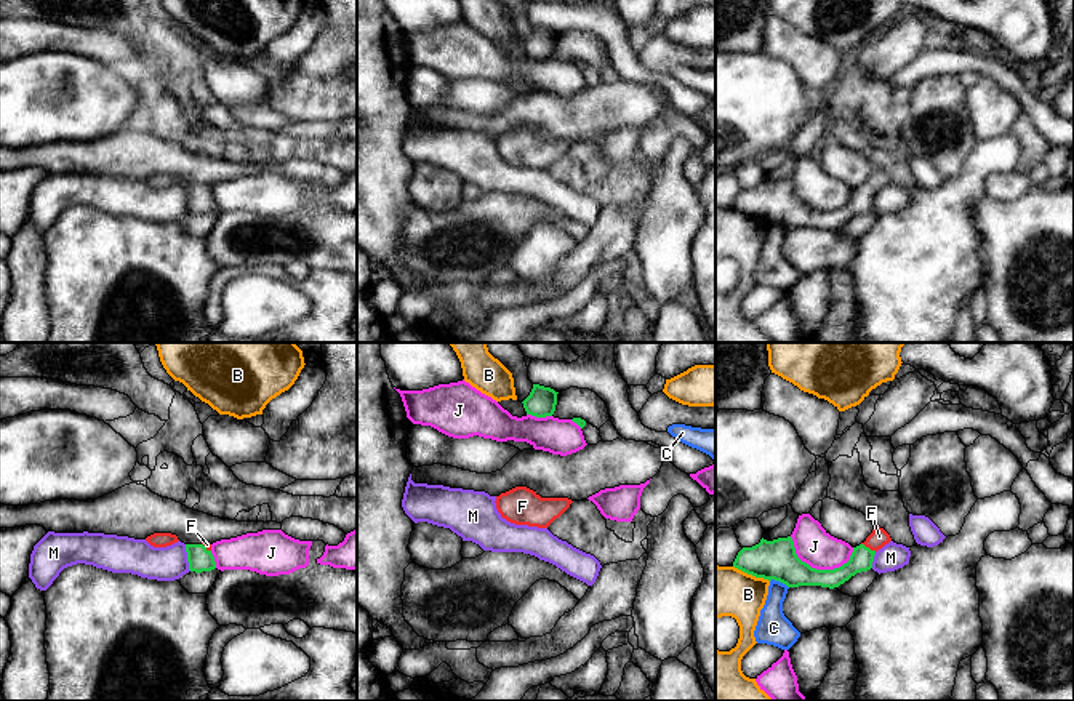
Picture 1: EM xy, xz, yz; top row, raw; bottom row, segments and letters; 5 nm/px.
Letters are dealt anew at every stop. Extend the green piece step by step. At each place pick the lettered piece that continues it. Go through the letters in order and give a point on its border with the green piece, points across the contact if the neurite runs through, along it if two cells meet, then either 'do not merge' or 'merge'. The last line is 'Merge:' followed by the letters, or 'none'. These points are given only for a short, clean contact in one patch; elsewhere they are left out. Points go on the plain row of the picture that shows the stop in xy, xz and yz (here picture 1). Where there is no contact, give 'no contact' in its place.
B: meets green in yz at (751, 215); do not merge
C: meets green in yz at (780, 223); do not merge
F: meets green in yz at (868, 189); runs through yz (861, 200), (868, 189), (879, 178); merge
J: meets green in yz at (818, 212); do not merge
M: meets green in xy at (188, 199); border along xy (184, 186), (191, 212); do not merge
Merge: F

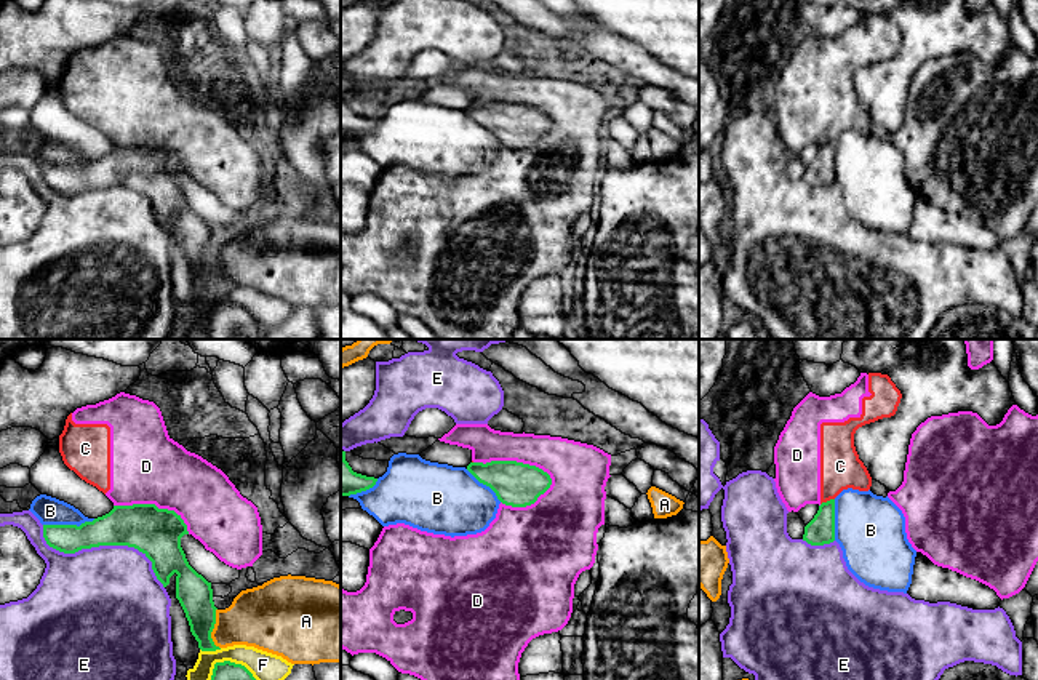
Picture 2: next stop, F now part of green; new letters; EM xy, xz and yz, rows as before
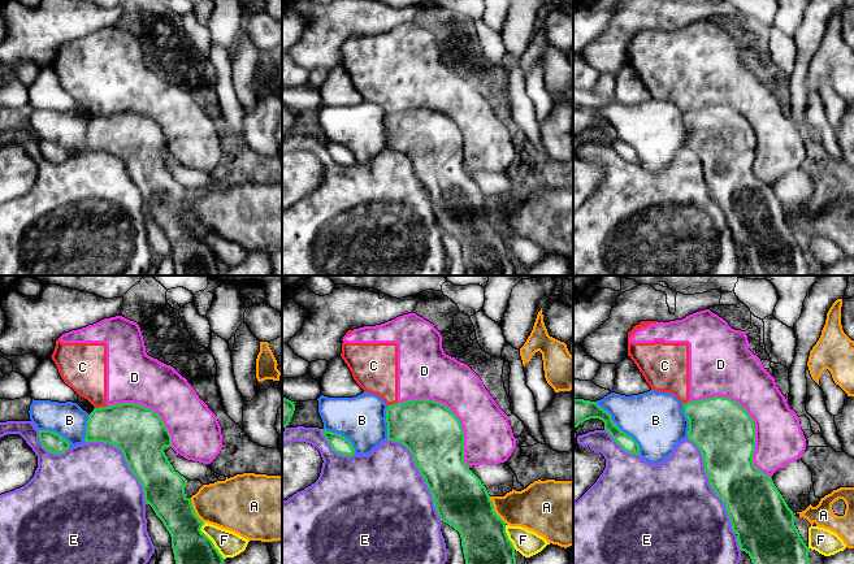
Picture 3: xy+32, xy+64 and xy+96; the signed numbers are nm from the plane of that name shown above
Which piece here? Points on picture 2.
A: meets green in xy at (213, 269); do not merge
B: meets green in xy at (69, 167); do not merge
C: meets green in yz at (827, 143); border along yz (834, 140), (821, 146); do not merge
D: meets green in xz at (515, 103); do not merge
E: meets green in xy at (103, 186); do not merge
F: meets green in xy at (210, 292); do not merge
Merge: none

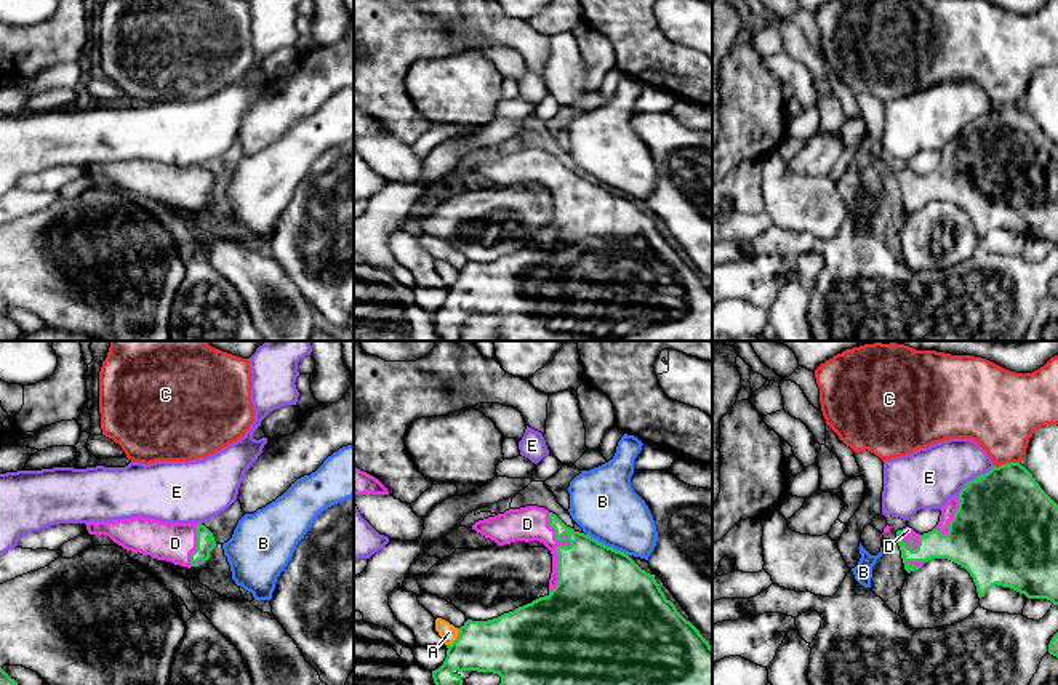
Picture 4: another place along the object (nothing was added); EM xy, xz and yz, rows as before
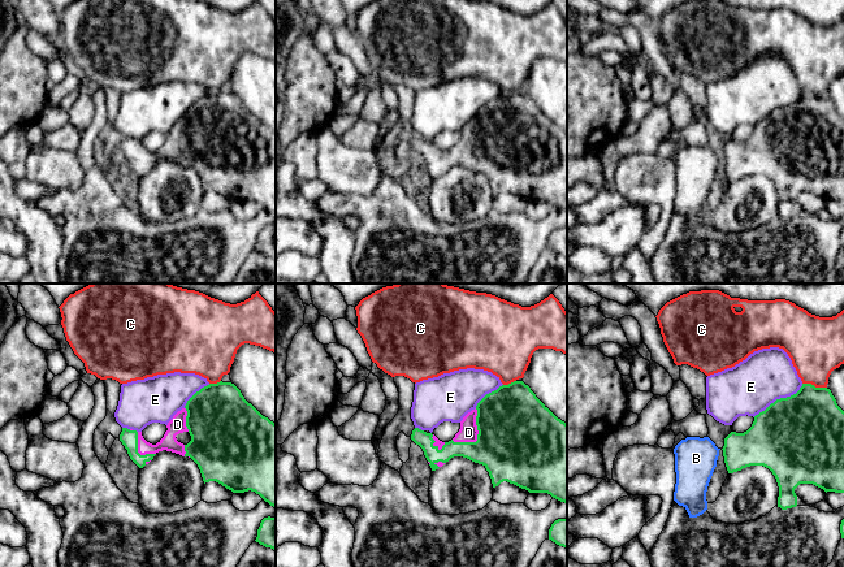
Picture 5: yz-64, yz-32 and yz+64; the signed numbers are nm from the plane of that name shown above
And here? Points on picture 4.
A: meets green in xz at (456, 280); do not merge
B: meets green in xz at (607, 188); do not merge
C: meets green in yz at (1005, 106); do not merge
D: meets green in xz at (561, 188); merge
E: meets green in yz at (975, 119); do not merge
Merge: D

